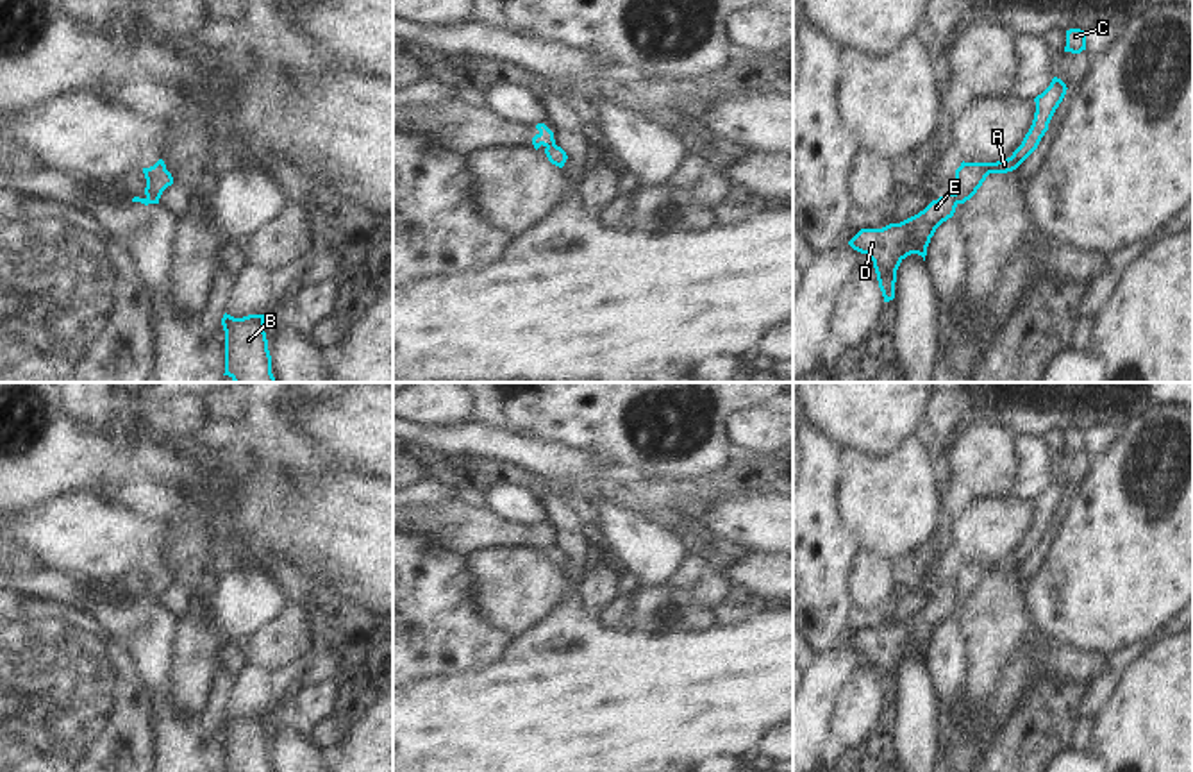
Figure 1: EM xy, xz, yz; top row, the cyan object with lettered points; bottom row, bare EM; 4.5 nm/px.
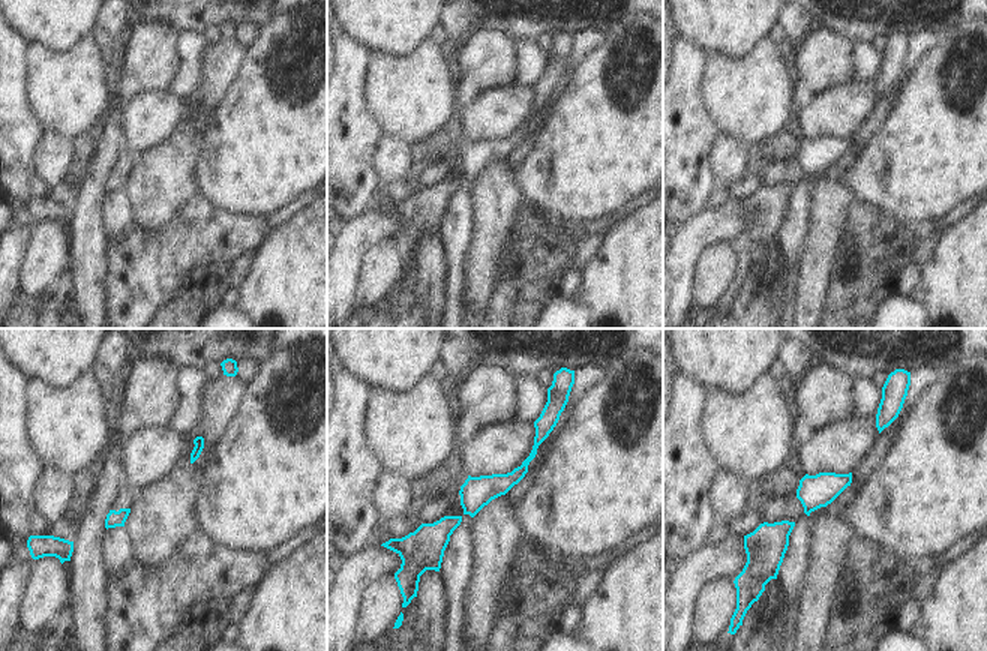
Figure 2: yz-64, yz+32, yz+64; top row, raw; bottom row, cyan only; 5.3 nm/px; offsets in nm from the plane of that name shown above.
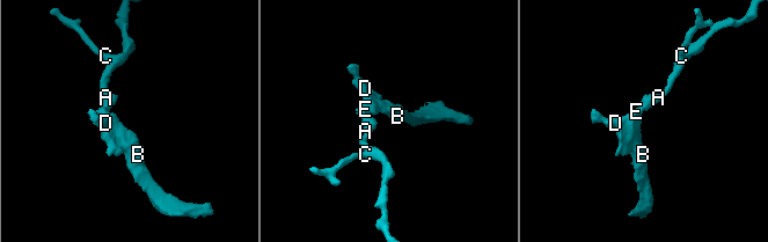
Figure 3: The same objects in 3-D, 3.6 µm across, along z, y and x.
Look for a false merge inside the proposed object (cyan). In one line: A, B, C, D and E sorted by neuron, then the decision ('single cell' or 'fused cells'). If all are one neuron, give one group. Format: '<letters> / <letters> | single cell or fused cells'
A C / B D E | fused cells

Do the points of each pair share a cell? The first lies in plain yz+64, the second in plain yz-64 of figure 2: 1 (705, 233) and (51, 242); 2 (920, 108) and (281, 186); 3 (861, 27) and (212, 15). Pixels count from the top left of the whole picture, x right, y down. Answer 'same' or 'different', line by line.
1: different
2: same
3: same

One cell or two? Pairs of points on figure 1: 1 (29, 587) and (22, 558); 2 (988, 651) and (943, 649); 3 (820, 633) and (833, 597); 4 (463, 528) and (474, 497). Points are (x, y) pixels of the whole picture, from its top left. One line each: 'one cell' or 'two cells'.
1: two cells
2: two cells
3: one cell
4: two cells

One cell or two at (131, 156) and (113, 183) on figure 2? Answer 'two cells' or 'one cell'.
one cell

